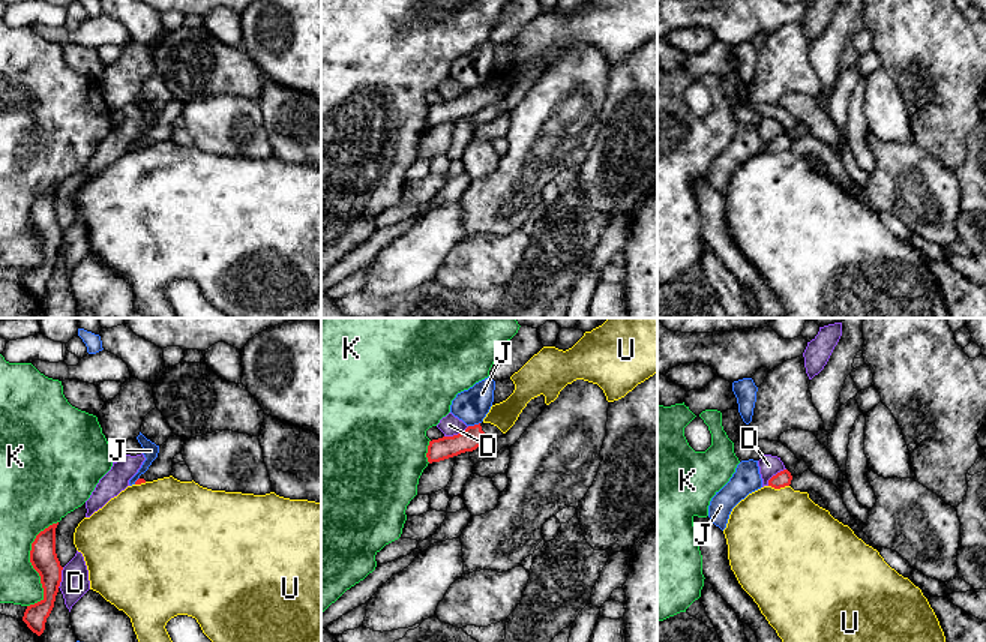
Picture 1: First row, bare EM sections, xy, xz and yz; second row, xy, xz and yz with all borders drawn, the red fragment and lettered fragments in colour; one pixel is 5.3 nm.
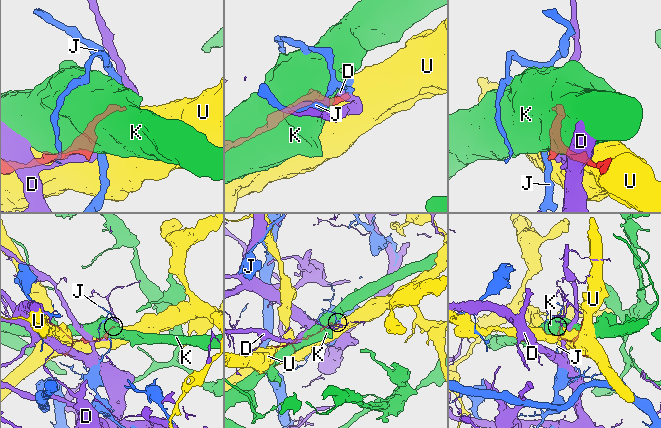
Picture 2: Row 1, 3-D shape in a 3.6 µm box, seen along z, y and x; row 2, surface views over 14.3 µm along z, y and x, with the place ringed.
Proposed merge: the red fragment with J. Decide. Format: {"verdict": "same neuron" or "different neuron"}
{"verdict": "different neuron"}

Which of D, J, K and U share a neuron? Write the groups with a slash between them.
D / J / K / U

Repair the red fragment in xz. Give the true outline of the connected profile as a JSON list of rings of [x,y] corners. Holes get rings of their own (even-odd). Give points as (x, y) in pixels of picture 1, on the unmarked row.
[[[479,87],[468,90],[464,96],[453,100],[443,100],[429,105],[428,110],[428,126],[440,126],[465,116],[473,116],[486,105],[495,105],[504,98],[491,87]]]

